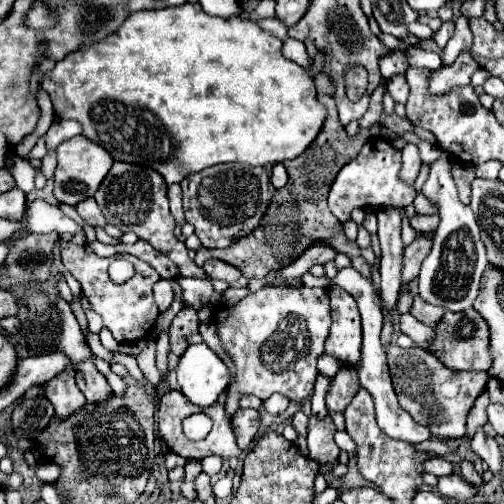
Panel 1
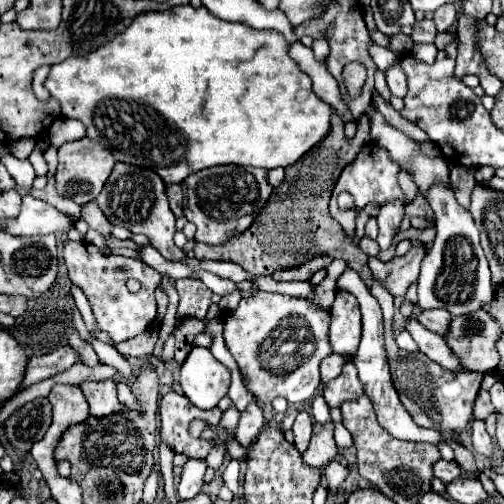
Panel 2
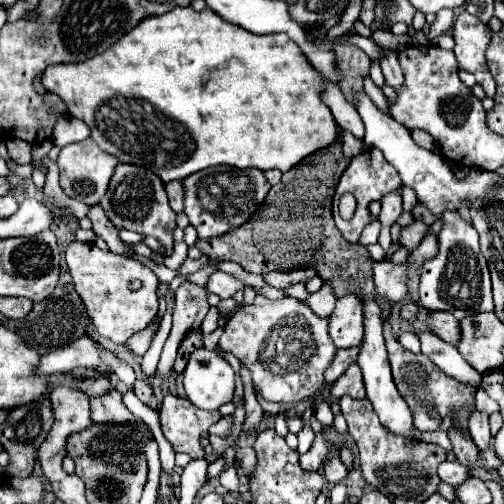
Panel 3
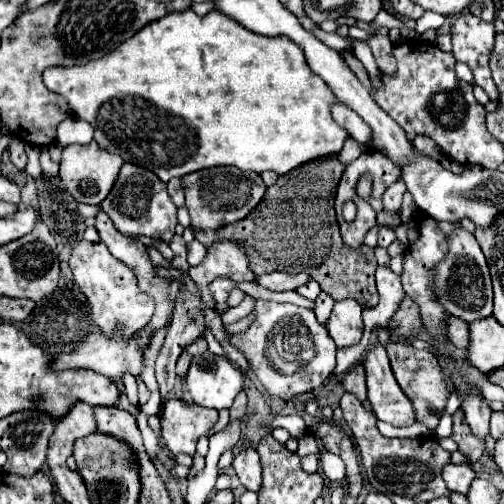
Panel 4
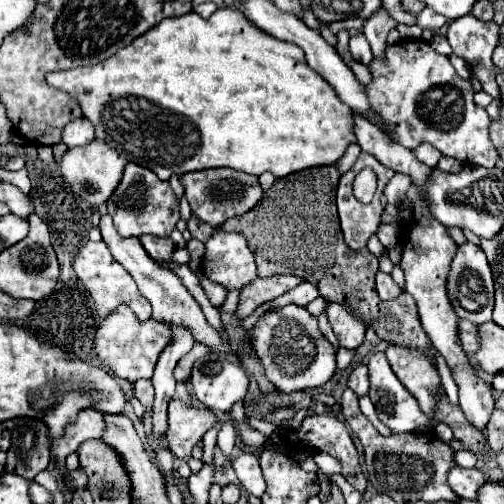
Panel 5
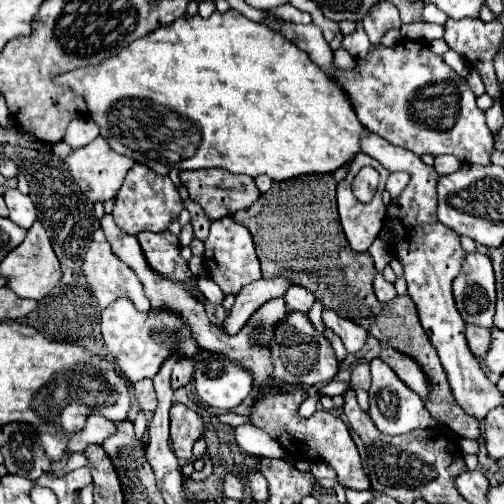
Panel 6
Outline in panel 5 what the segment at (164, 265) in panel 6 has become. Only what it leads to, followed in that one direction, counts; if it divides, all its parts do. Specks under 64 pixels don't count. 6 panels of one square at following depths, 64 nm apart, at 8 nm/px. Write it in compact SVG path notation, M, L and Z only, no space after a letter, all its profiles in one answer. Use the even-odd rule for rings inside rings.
M140 236L142 246L154 260L170 260L170 254L174 250L174 242L170 238L158 238L158 236Z

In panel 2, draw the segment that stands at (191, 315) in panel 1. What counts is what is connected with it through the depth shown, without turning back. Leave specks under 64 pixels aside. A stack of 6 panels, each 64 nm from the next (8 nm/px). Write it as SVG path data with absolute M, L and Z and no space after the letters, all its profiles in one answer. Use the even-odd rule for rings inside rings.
M190 316L190 318L186 318L184 324L178 324L174 328L176 328L174 330L174 336L176 336L176 354L174 354L174 360L178 360L182 364L182 360L188 356L188 352L194 346L196 334L200 334L204 330L204 322Z

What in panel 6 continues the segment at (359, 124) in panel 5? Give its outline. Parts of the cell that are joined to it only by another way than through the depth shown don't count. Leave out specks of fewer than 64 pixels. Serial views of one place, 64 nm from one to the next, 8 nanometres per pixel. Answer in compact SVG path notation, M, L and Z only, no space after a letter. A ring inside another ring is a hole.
M370 130L360 138L360 146L362 146L362 152L376 158L390 172L392 168L398 168L402 172L408 172L412 178L408 182L408 188L404 188L404 192L396 200L392 200L392 204L388 206L390 222L386 222L386 226L390 226L394 232L392 250L396 252L398 260L404 266L404 278L408 282L408 296L414 300L418 308L420 322L432 346L438 350L440 362L448 374L448 382L450 382L456 402L464 408L464 412L468 412L478 422L482 422L484 416L492 408L502 404L502 394L486 378L478 360L468 350L468 344L464 338L464 320L460 318L456 304L454 304L452 280L456 272L460 270L460 258L464 258L464 250L460 246L458 234L448 230L444 224L436 220L438 172L432 166L426 166L414 152L396 148L388 144L388 140L384 140L382 136L376 136Z

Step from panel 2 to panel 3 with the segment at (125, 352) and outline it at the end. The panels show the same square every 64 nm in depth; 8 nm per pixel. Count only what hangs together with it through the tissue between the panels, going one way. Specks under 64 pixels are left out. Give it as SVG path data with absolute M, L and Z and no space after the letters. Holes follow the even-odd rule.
M156 318L156 320L153 320L146 327L146 330L142 330L132 335L132 338L130 338L130 340L127 340L124 346L126 346L130 352L134 352L134 354L142 356L142 354L144 354L144 352L146 352L150 347L154 335L154 330L158 328L158 322L160 322L158 318Z

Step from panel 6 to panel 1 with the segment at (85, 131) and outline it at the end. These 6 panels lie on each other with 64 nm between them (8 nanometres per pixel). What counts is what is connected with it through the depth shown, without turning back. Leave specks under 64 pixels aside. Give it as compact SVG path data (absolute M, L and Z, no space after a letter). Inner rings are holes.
M54 120L54 124L48 128L46 132L46 148L48 152L56 150L56 146L72 136L80 134L80 124L76 124L74 120Z

